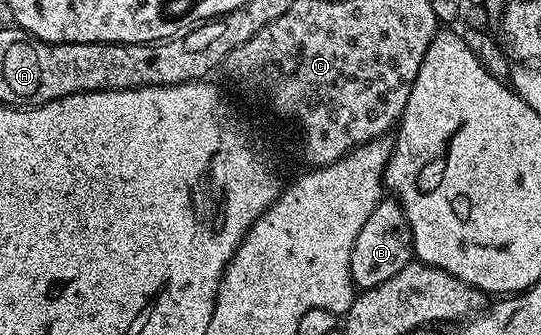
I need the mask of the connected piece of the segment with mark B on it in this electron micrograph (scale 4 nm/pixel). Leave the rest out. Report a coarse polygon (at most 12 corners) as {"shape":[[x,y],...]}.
{"shape":[[382,199],[350,255],[360,291],[394,279],[413,257],[403,207]]}

